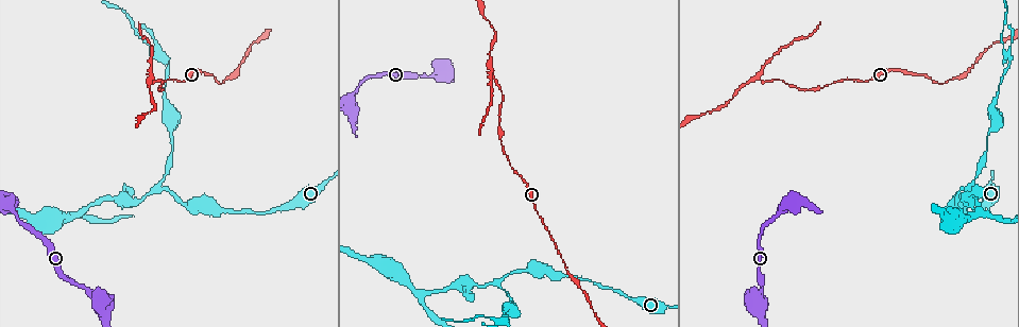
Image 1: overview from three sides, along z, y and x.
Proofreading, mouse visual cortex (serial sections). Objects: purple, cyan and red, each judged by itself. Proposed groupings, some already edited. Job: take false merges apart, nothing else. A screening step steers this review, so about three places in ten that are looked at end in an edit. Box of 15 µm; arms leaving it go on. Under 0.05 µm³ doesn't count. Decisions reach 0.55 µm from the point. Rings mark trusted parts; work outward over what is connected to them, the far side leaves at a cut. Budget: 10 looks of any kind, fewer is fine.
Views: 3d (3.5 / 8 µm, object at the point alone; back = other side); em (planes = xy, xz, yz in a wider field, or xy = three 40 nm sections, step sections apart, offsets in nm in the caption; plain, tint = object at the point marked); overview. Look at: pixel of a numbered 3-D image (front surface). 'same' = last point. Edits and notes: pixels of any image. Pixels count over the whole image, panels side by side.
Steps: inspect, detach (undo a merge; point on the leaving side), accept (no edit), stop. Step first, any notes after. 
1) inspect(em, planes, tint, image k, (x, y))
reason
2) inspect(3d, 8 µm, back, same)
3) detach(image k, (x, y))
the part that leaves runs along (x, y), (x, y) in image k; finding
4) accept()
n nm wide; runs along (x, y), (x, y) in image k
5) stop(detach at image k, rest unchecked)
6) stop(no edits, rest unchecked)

inspect(3d, 8 µm, image 1, (151, 80))
sharp bend

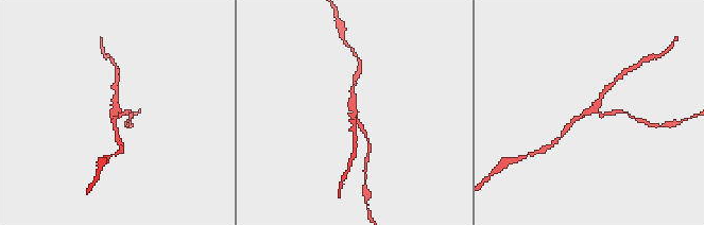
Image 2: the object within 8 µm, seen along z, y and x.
inspect(em, planes, tint, image 2, (117, 109))
3 arms; arms of 150, 200, 200 nm

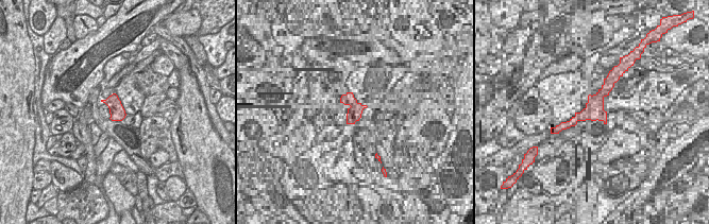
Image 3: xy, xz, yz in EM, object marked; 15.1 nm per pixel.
accept()
runs along (367, 140), (352, 106), (352, 89) in image 2; continuous, no second cell

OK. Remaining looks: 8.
inspect(3d, 8 µm, image 1, (763, 296))
branch point

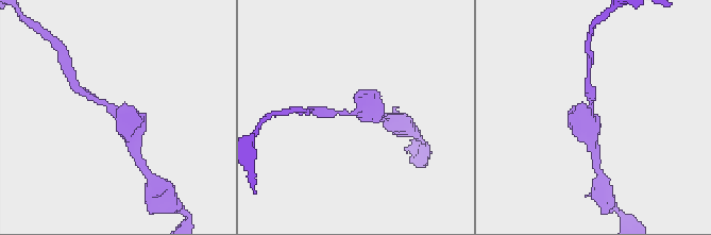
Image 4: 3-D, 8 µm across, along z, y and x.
inspect(em, xy, step 3, tint, image 4, (589, 116))

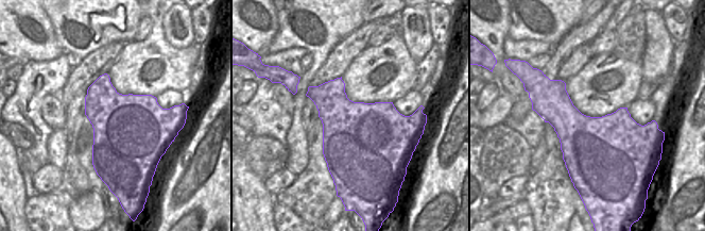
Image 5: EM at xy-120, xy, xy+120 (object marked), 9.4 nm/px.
accept()
750 nm wide; runs along (94, 98), (129, 124), (131, 144) in image 4; all the same cell

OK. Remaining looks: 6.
inspect(3d, 3.5 µm, image 1, (157, 188))
three arms meet

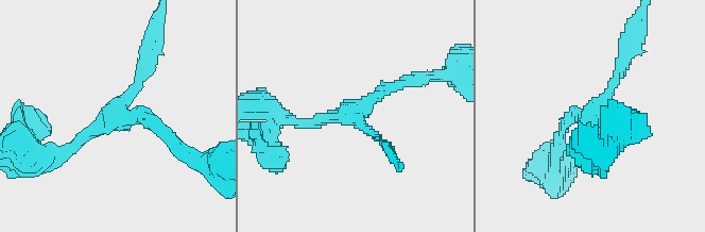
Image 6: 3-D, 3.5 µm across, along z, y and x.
inspect(em, xy, step 3, tint, image 6, (117, 113))
3 arms; arms of 150, 200, 200 nm; now the EM

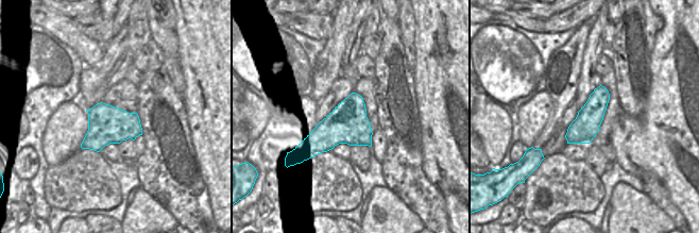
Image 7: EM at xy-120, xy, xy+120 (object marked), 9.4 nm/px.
accept()
continuous, no second cell

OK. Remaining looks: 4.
inspect(3d, 3.5 µm, back, image 1, (146, 43))
narrows sharply

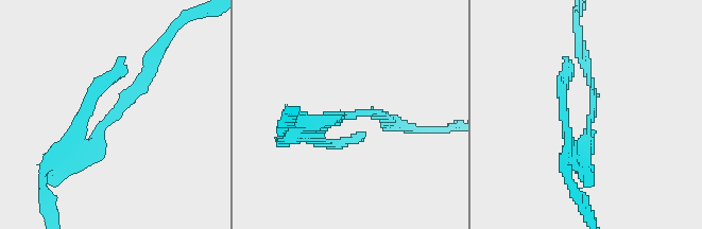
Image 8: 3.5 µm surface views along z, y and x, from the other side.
inspect(em, xy, step 2, tint, image 8, (342, 121))
arms of 150, 250 nm; now the EM

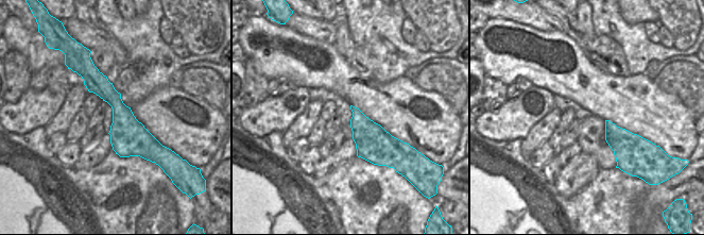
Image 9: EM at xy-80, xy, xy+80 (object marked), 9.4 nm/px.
accept()
runs along (52, 163), (79, 157), (151, 69) in image 8; continuous, no second cell

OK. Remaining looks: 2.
stop(no edits, rest unchecked)

